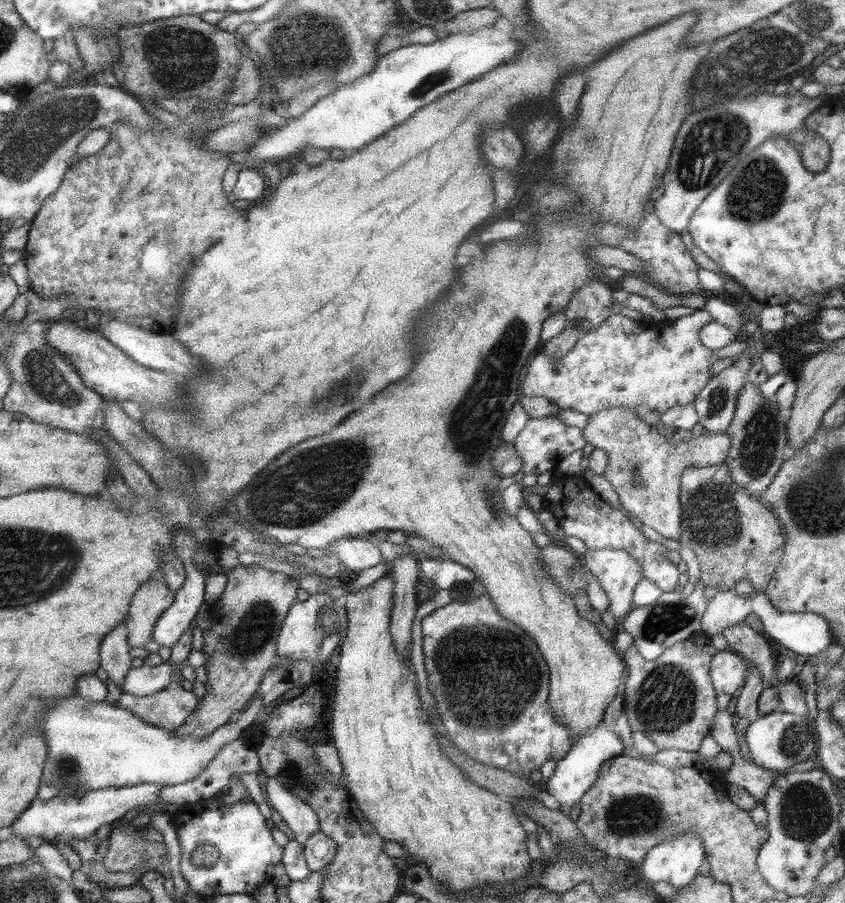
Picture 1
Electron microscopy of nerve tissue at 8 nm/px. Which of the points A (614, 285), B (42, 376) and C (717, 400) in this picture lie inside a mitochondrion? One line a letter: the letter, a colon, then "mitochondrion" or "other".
A: other
B: mitochondrion
C: mitochondrion

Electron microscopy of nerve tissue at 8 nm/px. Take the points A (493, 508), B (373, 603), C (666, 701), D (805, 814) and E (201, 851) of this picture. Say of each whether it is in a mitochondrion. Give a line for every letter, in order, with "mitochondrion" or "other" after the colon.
A: mitochondrion
B: other
C: mitochondrion
D: mitochondrion
E: mitochondrion

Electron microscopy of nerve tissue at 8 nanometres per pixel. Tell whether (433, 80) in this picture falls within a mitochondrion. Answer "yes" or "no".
yes

